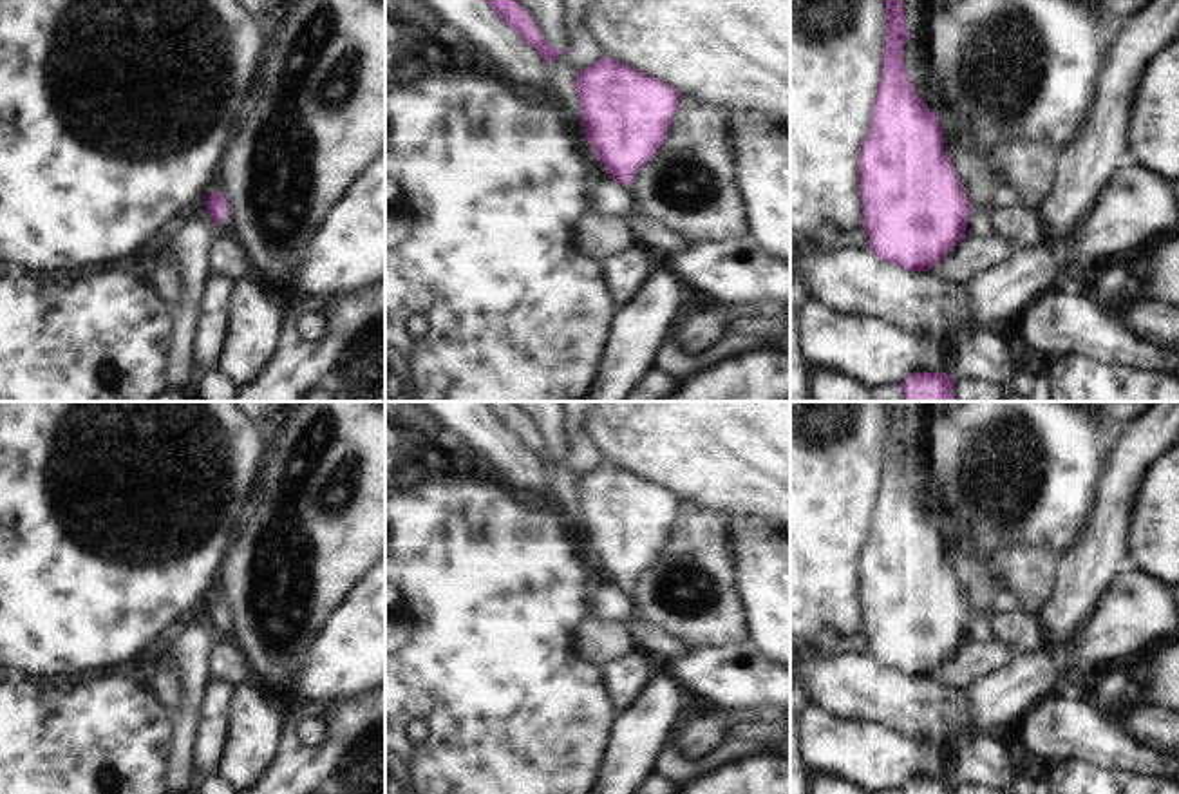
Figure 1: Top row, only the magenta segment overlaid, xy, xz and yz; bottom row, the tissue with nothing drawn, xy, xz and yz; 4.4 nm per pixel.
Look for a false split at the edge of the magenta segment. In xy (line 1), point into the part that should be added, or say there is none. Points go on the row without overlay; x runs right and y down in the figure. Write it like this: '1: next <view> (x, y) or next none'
1: next xy (225, 632)

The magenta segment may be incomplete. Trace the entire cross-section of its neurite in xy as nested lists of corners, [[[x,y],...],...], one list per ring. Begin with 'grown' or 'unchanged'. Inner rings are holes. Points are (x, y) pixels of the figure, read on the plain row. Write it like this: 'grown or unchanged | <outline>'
grown | [[[215,595],[206,608],[206,613],[212,622],[212,640],[213,644],[221,644],[224,640],[233,640],[233,619],[228,613],[228,608],[222,597]]]

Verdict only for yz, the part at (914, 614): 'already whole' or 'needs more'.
needs more

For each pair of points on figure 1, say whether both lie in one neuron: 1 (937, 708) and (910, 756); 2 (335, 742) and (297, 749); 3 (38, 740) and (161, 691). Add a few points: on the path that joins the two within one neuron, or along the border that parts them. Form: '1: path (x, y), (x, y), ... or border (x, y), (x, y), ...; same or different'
1: border (881, 724), (932, 740), (952, 767); different
2: path (326, 742), (315, 742), (306, 749); same
3: border (154, 695), (169, 709); different

